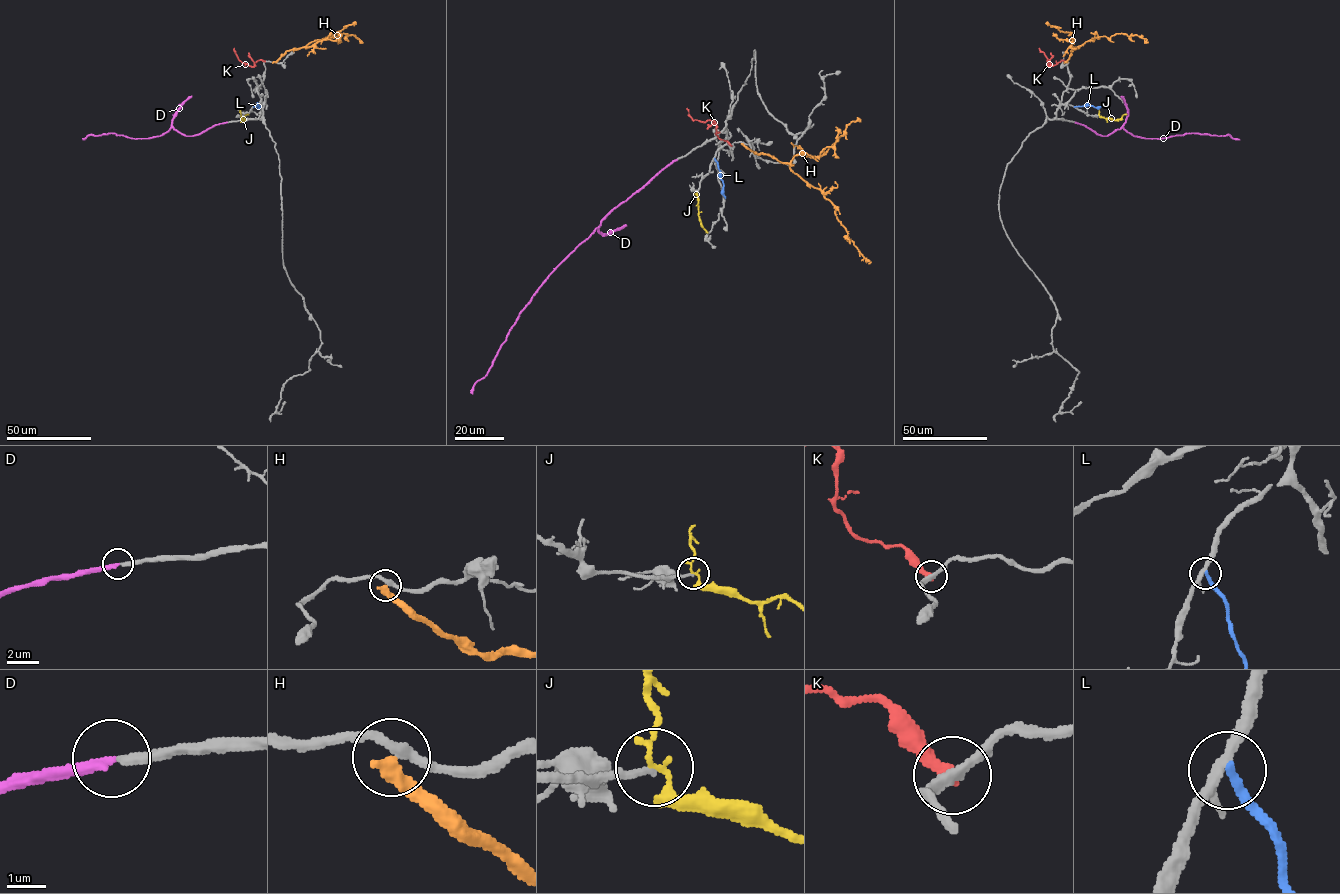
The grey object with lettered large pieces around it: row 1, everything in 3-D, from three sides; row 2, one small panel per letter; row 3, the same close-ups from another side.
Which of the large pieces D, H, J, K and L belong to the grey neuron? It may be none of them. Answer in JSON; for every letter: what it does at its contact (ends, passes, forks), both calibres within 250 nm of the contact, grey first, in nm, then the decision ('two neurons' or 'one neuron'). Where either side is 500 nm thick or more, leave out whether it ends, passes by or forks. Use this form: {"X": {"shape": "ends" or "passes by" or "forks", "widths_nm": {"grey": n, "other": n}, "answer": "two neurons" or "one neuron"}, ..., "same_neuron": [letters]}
{"D": {"shape": "ends", "widths_nm": {"grey": 280, "other": 320}, "answer": "one neuron"}, "H": {"shape": "ends", "widths_nm": {"grey": 240, "other": 400}, "answer": "two neurons"}, "J": {"shape": "forks", "widths_nm": {"grey": 180, "other": 120}, "answer": "two neurons"}, "K": {"shape": "ends", "widths_nm": {"grey": 280, "other": 360}, "answer": "two neurons"}, "L": {"shape": "ends", "widths_nm": {"grey": 240, "other": 240}, "answer": "two neurons"}, "same_neuron": ["D"]}

